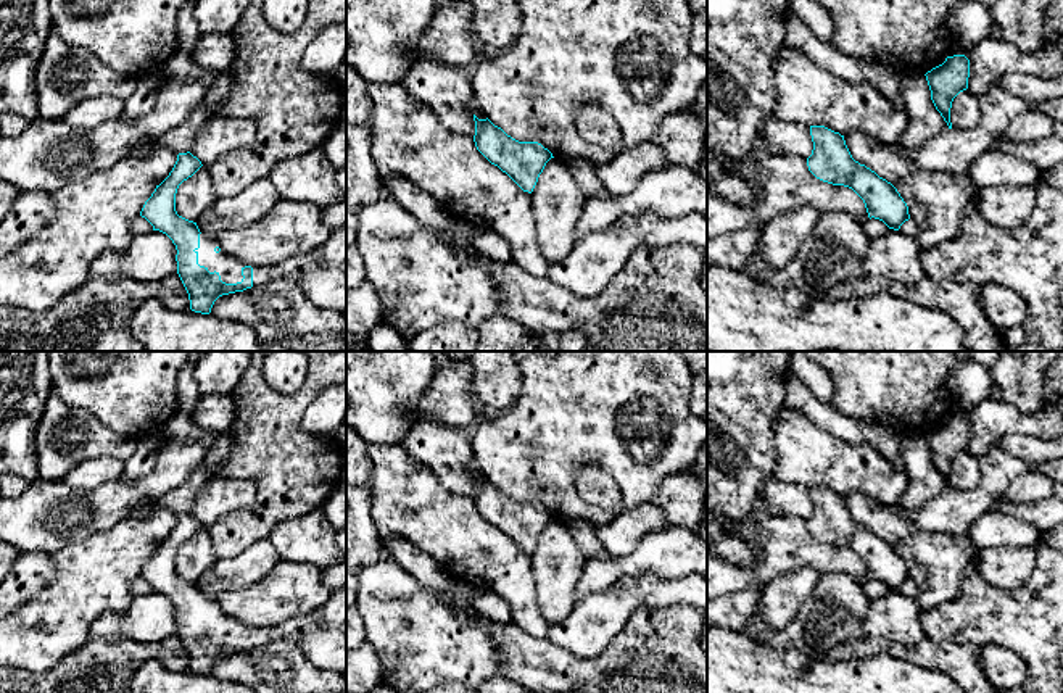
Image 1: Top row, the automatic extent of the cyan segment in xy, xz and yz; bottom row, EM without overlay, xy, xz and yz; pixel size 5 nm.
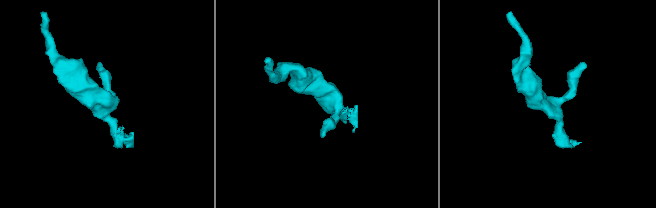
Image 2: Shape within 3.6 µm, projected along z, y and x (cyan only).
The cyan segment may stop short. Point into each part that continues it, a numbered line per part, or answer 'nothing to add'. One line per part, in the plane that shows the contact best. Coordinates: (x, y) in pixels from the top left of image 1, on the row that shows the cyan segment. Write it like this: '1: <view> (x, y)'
1: xy (229, 268)
2: xy (321, 274)

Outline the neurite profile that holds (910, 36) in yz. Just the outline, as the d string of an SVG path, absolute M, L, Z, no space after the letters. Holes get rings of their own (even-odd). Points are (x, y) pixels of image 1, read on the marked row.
M812 0L833 21L833 45L844 55L876 61L899 76L926 74L942 64L955 42L950 26L953 8L963 0Z

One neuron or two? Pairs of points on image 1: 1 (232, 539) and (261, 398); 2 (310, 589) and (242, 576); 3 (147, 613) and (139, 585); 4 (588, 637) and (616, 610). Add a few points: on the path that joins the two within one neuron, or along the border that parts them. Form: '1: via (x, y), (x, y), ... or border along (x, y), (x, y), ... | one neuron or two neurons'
1: via (264, 513), (269, 508), (269, 447), (266, 437) | one neuron
2: border along (281, 560), (260, 579), (224, 592) | two neurons
3: border along (152, 590), (136, 597) | two neurons
4: via (596, 629), (606, 624), (608, 618) | one neuron

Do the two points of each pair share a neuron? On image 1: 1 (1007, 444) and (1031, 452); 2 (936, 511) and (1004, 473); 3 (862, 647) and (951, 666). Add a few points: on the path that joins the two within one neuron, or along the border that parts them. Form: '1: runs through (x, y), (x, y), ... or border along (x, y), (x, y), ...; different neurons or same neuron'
1: runs through (1013, 444), (1025, 447); same neuron
2: runs through (952, 511), (973, 503), (988, 489); same neuron
3: runs through (885, 647), (905, 653), (928, 655); same neuron

